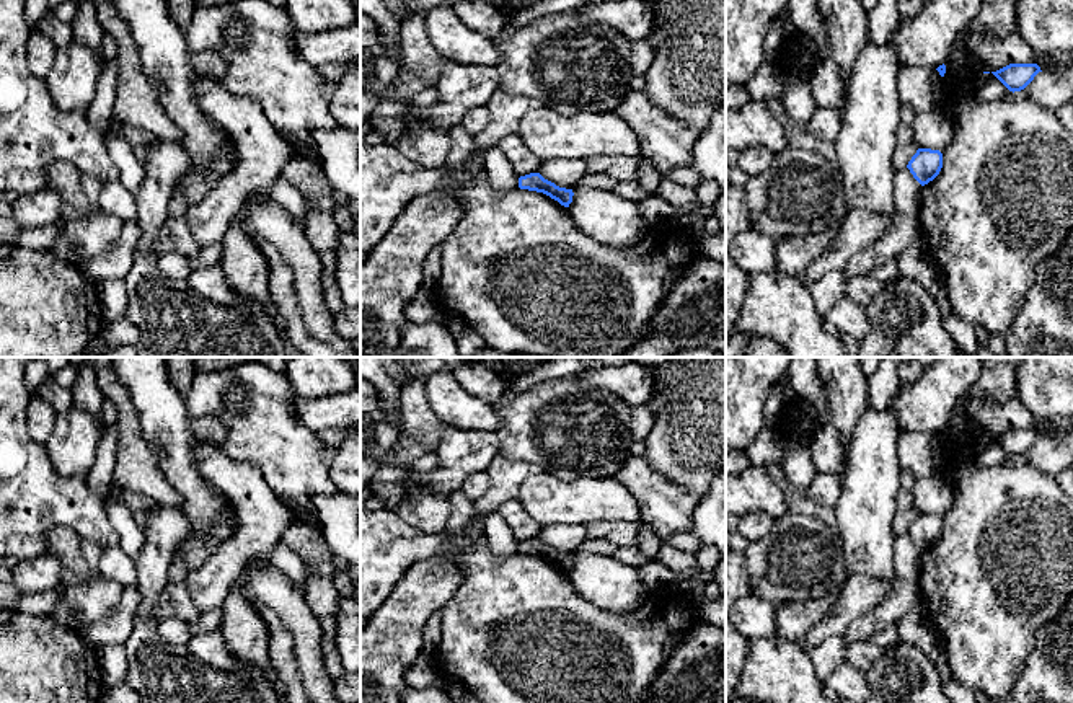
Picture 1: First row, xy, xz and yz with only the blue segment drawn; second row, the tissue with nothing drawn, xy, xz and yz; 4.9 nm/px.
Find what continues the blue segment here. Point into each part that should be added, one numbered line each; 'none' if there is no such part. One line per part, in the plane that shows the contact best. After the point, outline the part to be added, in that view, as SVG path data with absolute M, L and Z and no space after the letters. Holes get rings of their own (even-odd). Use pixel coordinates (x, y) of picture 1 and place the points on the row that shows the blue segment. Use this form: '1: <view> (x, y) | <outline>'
none

